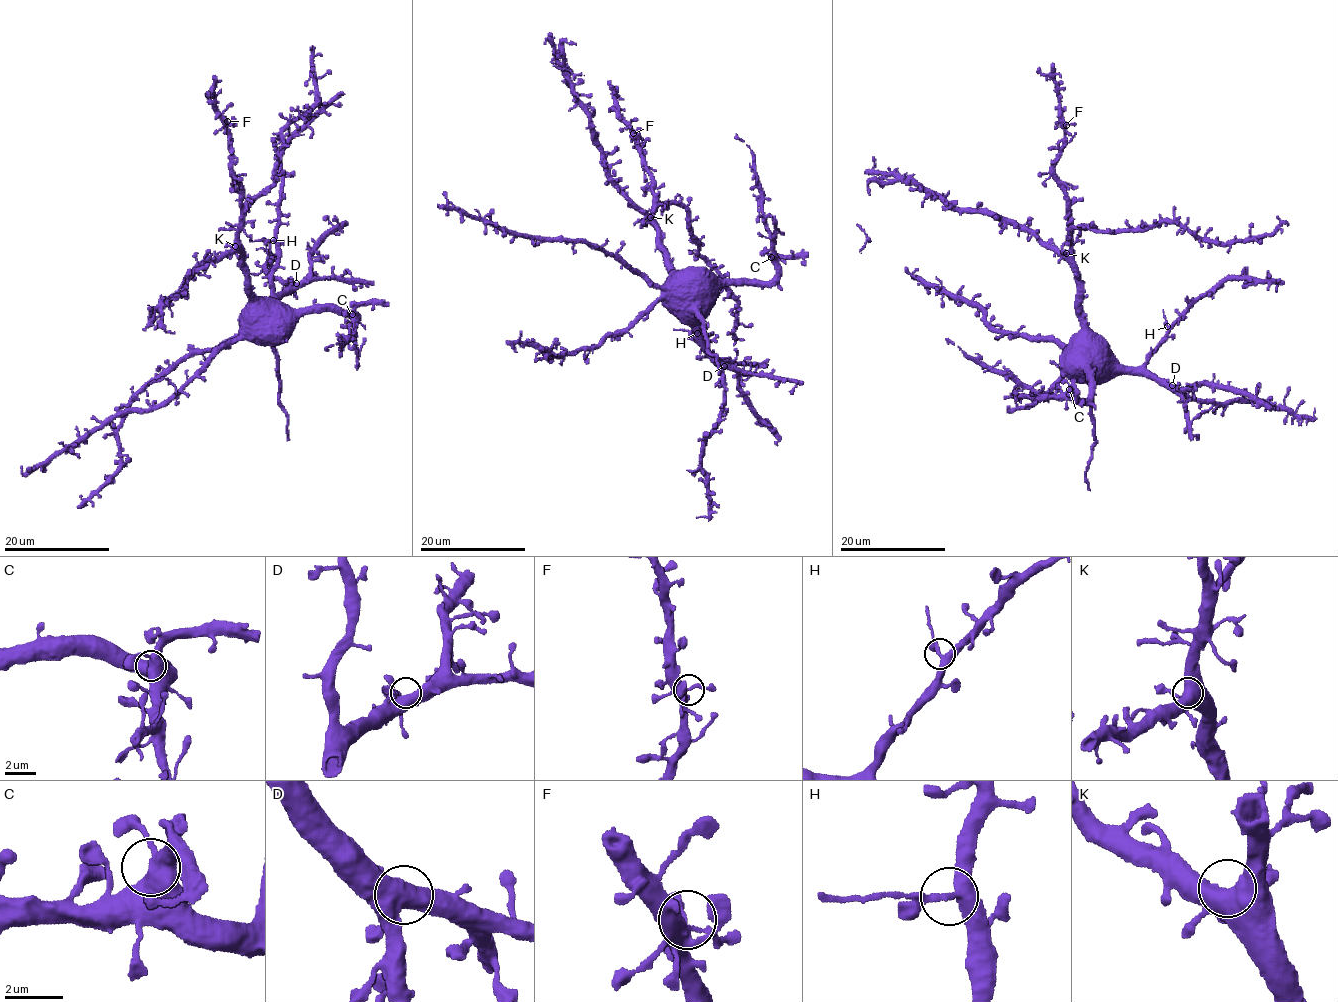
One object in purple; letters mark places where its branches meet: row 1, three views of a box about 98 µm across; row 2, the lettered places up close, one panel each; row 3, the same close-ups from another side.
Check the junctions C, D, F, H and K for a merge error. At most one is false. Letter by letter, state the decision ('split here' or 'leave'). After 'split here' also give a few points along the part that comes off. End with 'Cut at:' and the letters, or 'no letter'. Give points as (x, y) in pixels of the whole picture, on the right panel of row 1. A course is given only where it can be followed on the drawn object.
C: leave
D: leave
F: leave
H: split here; course (1167, 326), (1163, 309)
K: leave
Cut at: H

